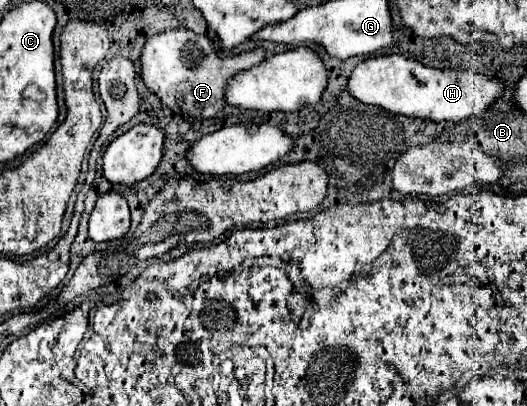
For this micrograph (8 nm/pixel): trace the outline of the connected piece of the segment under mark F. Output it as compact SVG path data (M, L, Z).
M168 30L152 36L140 56L144 84L176 114L184 118L212 118L224 104L224 88L228 80L266 58L264 48L242 52L236 56L220 56L208 36L196 36L192 30Z

